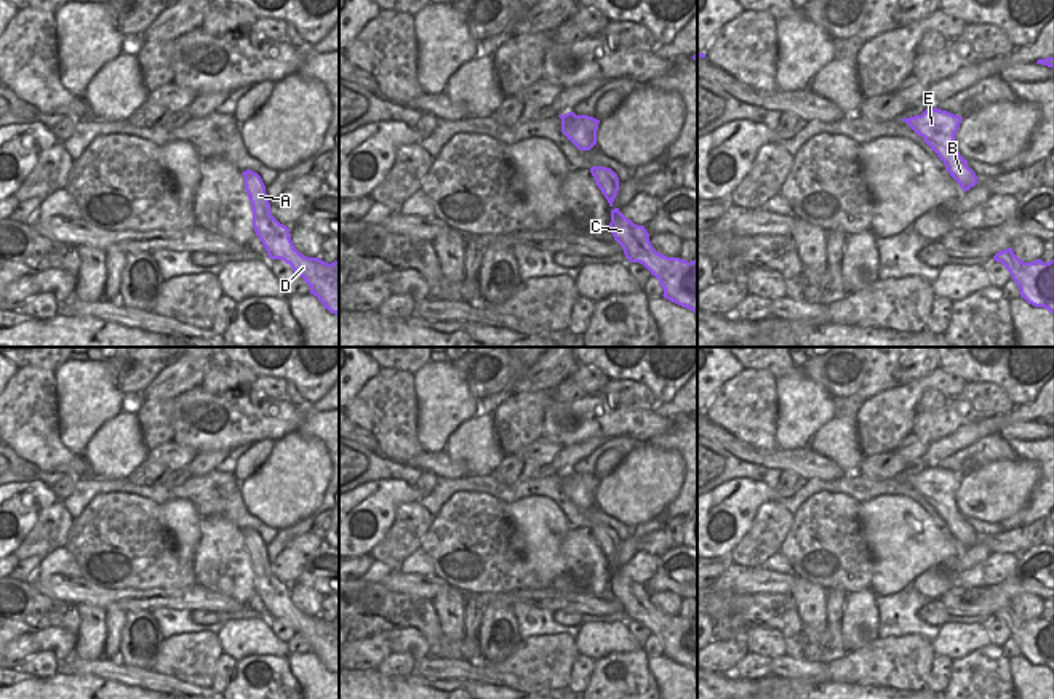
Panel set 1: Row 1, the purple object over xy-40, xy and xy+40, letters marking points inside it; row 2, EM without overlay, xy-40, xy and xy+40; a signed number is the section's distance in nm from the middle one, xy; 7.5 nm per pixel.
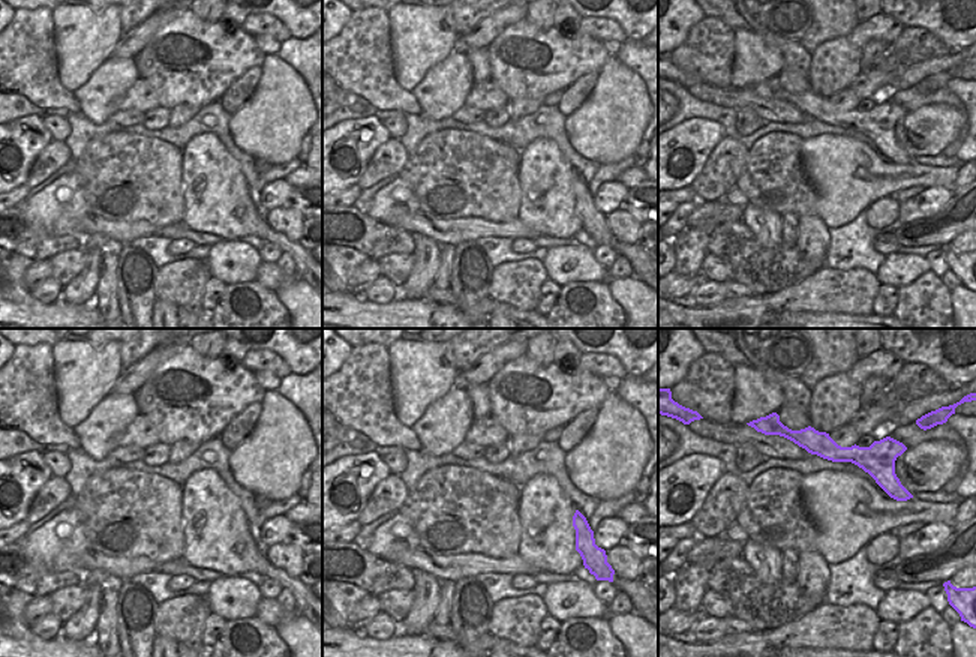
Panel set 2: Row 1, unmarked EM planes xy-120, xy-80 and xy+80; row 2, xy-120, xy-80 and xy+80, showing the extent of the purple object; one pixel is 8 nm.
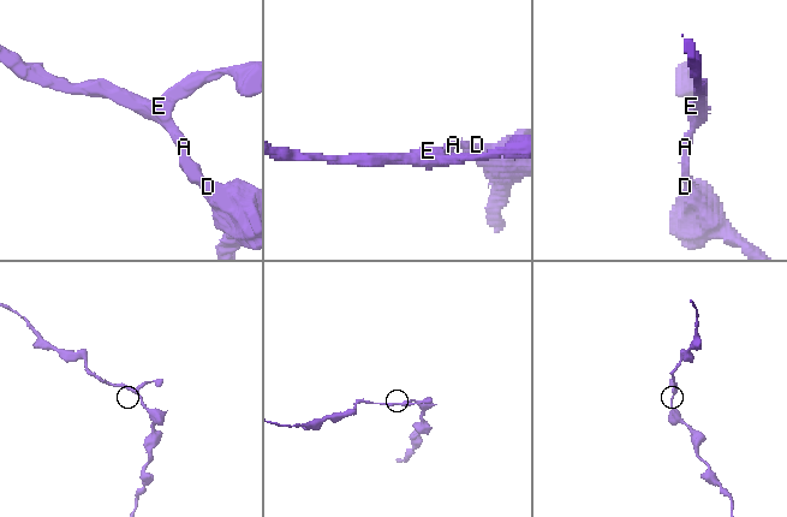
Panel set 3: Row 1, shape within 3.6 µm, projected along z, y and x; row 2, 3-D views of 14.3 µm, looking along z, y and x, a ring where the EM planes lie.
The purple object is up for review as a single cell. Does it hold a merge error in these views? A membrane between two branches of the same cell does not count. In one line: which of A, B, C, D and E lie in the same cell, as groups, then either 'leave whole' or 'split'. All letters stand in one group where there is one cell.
A B C D E; leave whole

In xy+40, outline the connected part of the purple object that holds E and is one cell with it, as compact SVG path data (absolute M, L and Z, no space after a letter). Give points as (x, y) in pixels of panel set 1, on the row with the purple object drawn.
M926 109L921 115L900 118L905 122L944 162L945 170L966 192L977 184L976 173L968 166L956 146L955 134L961 123L960 115L940 109Z

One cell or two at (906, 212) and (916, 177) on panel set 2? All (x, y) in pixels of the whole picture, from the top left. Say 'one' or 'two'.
two

